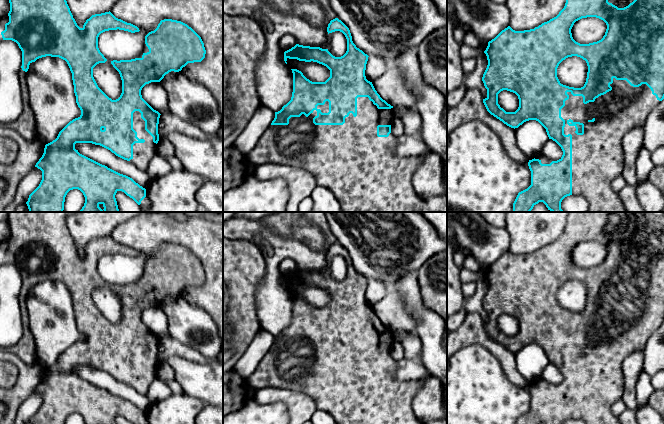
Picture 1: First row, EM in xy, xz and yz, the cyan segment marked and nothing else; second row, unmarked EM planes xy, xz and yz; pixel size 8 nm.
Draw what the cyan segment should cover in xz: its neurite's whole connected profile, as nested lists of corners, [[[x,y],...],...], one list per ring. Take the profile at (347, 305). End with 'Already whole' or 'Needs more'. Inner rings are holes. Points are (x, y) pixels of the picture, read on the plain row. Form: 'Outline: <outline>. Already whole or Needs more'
Outline: [[[338,242],[331,244],[327,251],[328,258],[335,255],[342,256],[347,263],[347,275],[341,281],[333,280],[328,275],[328,273],[303,270],[299,268],[296,268],[294,271],[284,276],[284,285],[286,288],[288,282],[305,286],[317,286],[326,290],[330,294],[330,301],[325,306],[312,306],[307,303],[301,295],[297,293],[291,293],[293,297],[293,316],[291,324],[286,329],[284,329],[280,335],[275,336],[275,342],[272,345],[271,349],[261,360],[255,372],[251,375],[249,379],[249,385],[255,390],[272,386],[304,393],[315,401],[318,410],[329,413],[337,424],[426,424],[414,414],[414,411],[412,409],[412,401],[420,389],[421,383],[418,380],[398,381],[395,378],[396,361],[391,358],[391,348],[395,339],[394,333],[393,330],[388,328],[380,321],[380,319],[375,314],[372,306],[366,303],[365,294],[369,280],[356,271],[352,265],[352,260],[349,252]]]. Needs more

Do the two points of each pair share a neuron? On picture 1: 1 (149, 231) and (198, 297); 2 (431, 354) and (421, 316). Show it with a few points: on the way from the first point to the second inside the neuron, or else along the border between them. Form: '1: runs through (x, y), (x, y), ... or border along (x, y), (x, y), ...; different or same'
1: runs through (174, 231), (184, 233), (211, 260), (211, 272); same
2: runs through (431, 345), (430, 325); same

